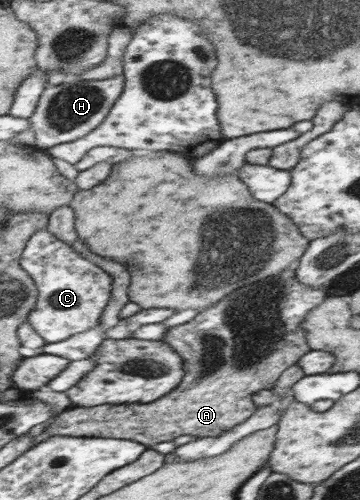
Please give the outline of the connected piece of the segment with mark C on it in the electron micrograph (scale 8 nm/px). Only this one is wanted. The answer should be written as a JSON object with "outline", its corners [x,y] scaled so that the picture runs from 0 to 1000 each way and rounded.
{"outline":[[[128,458],[103,462],[94,474],[86,474],[56,526],[106,574],[106,602],[83,622],[75,646],[128,686],[172,684],[203,670],[272,660],[286,620],[308,596],[314,554],[303,546],[222,512],[189,486]]]}

